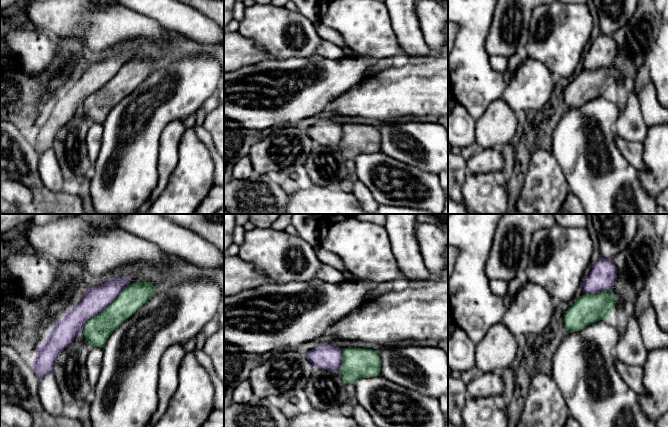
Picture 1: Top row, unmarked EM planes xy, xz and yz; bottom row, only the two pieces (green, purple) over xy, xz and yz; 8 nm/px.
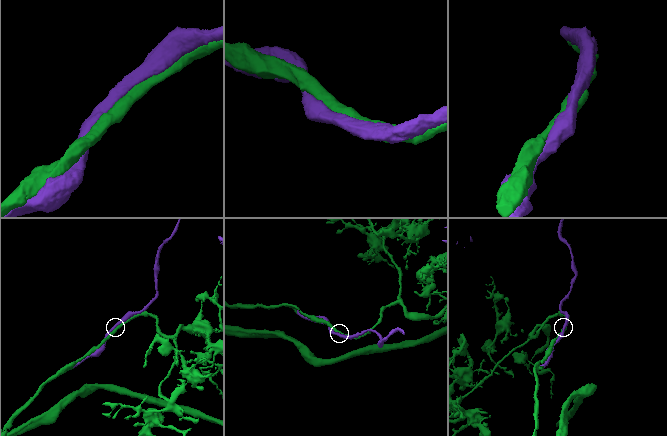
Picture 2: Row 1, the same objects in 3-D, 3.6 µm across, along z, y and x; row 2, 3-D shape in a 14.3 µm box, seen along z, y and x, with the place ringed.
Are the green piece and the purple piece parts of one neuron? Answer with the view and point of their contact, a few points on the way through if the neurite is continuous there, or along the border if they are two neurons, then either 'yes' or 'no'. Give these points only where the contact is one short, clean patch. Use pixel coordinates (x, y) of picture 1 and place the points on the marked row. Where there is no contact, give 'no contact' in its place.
meets green in xy at (105, 308); yes

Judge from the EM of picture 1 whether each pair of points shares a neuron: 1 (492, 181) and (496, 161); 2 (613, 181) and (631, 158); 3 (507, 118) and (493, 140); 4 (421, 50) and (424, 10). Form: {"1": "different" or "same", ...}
{"1": "different", "2": "different", "3": "same", "4": "different"}

